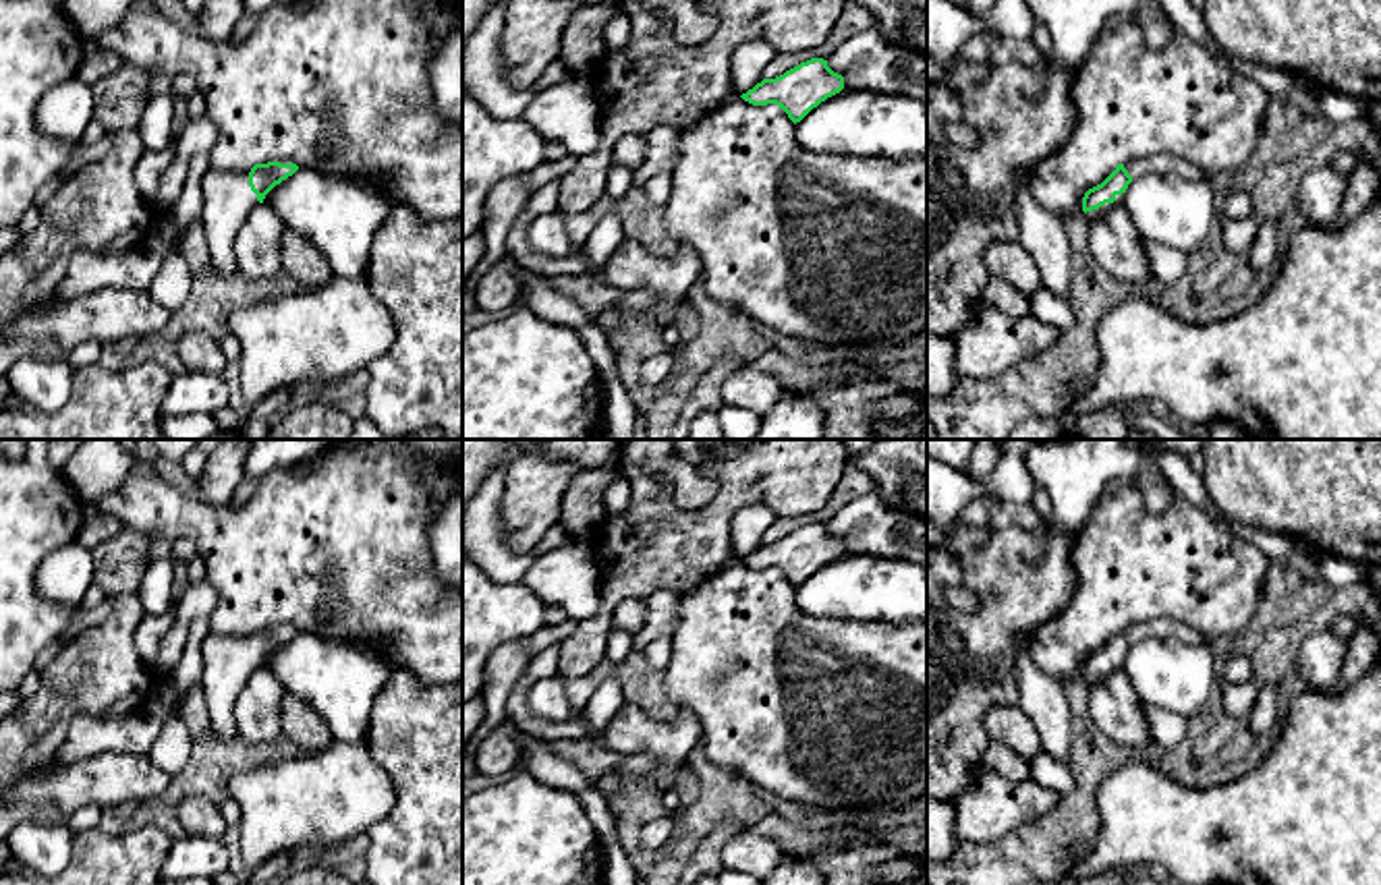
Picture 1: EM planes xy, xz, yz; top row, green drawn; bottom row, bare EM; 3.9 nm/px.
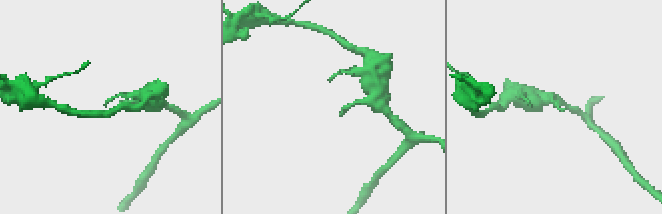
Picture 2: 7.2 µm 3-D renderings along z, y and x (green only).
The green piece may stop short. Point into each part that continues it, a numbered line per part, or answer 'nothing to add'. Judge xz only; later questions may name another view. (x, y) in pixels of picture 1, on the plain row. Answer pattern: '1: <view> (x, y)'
nothing to add

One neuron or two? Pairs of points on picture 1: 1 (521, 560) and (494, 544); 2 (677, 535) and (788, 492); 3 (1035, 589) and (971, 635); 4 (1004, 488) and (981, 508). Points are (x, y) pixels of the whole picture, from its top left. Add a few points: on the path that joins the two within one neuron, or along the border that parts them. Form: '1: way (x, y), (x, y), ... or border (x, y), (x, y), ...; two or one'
1: way (515, 560), (500, 550); one
2: way (703, 527), (741, 490), (762, 490); one
3: way (1019, 602), (988, 633); one
4: border (1000, 500), (977, 496), (956, 519); two

